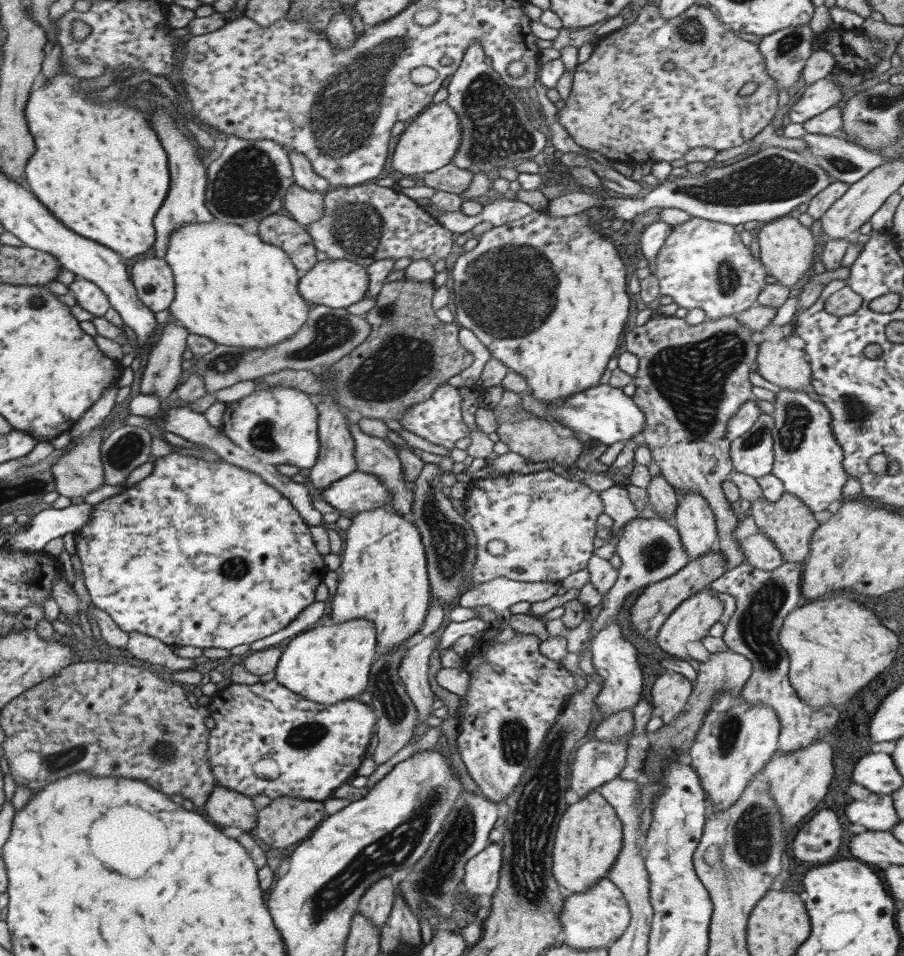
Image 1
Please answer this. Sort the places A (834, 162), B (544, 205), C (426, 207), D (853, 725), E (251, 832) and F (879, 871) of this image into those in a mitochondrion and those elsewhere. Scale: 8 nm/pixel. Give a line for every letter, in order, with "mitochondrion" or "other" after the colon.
A: mitochondrion
B: other
C: other
D: other
E: other
F: other

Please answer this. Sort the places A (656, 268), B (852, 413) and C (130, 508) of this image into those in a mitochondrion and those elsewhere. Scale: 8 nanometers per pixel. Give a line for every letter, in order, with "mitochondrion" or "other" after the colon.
A: other
B: mitochondrion
C: other

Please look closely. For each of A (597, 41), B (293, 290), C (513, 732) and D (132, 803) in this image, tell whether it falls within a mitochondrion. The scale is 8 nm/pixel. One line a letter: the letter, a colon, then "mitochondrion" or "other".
A: other
B: other
C: mitochondrion
D: other

